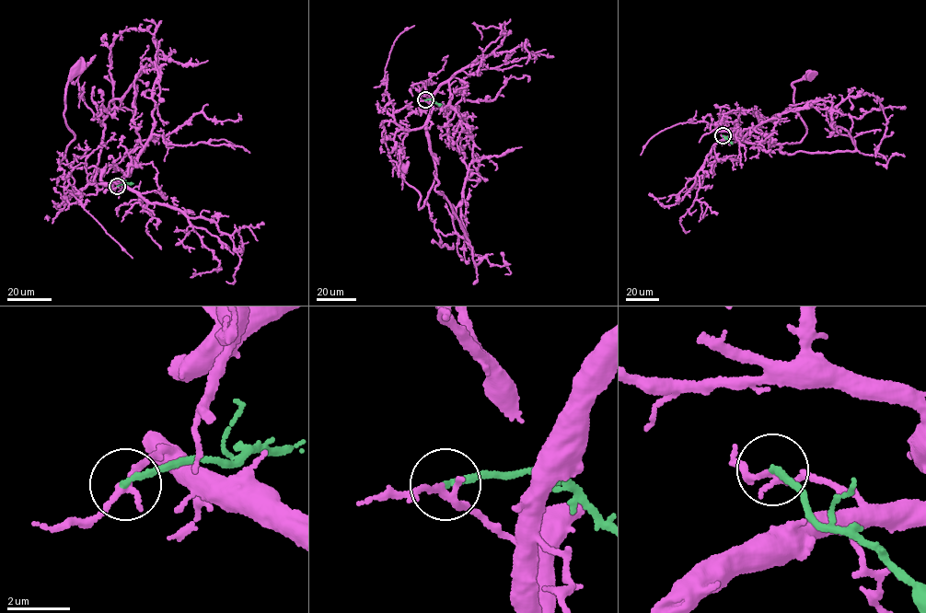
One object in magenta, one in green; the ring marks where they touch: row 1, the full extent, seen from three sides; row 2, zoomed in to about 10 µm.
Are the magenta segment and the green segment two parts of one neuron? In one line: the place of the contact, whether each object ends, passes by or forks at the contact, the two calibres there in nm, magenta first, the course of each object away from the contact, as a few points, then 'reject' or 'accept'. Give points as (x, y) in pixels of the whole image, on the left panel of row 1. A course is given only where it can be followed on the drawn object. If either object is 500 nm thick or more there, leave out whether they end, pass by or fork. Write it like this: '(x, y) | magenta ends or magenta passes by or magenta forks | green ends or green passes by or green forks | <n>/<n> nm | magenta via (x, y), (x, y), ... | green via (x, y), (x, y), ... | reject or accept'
(117, 186) | magenta passes by | green ends | 200/190 nm | magenta via (117, 186), (104, 184), (94, 165), (72, 168), (65, 157), (75, 134), (63, 114), (64, 89), (75, 70) | green via (117, 186), (133, 183) | reject

